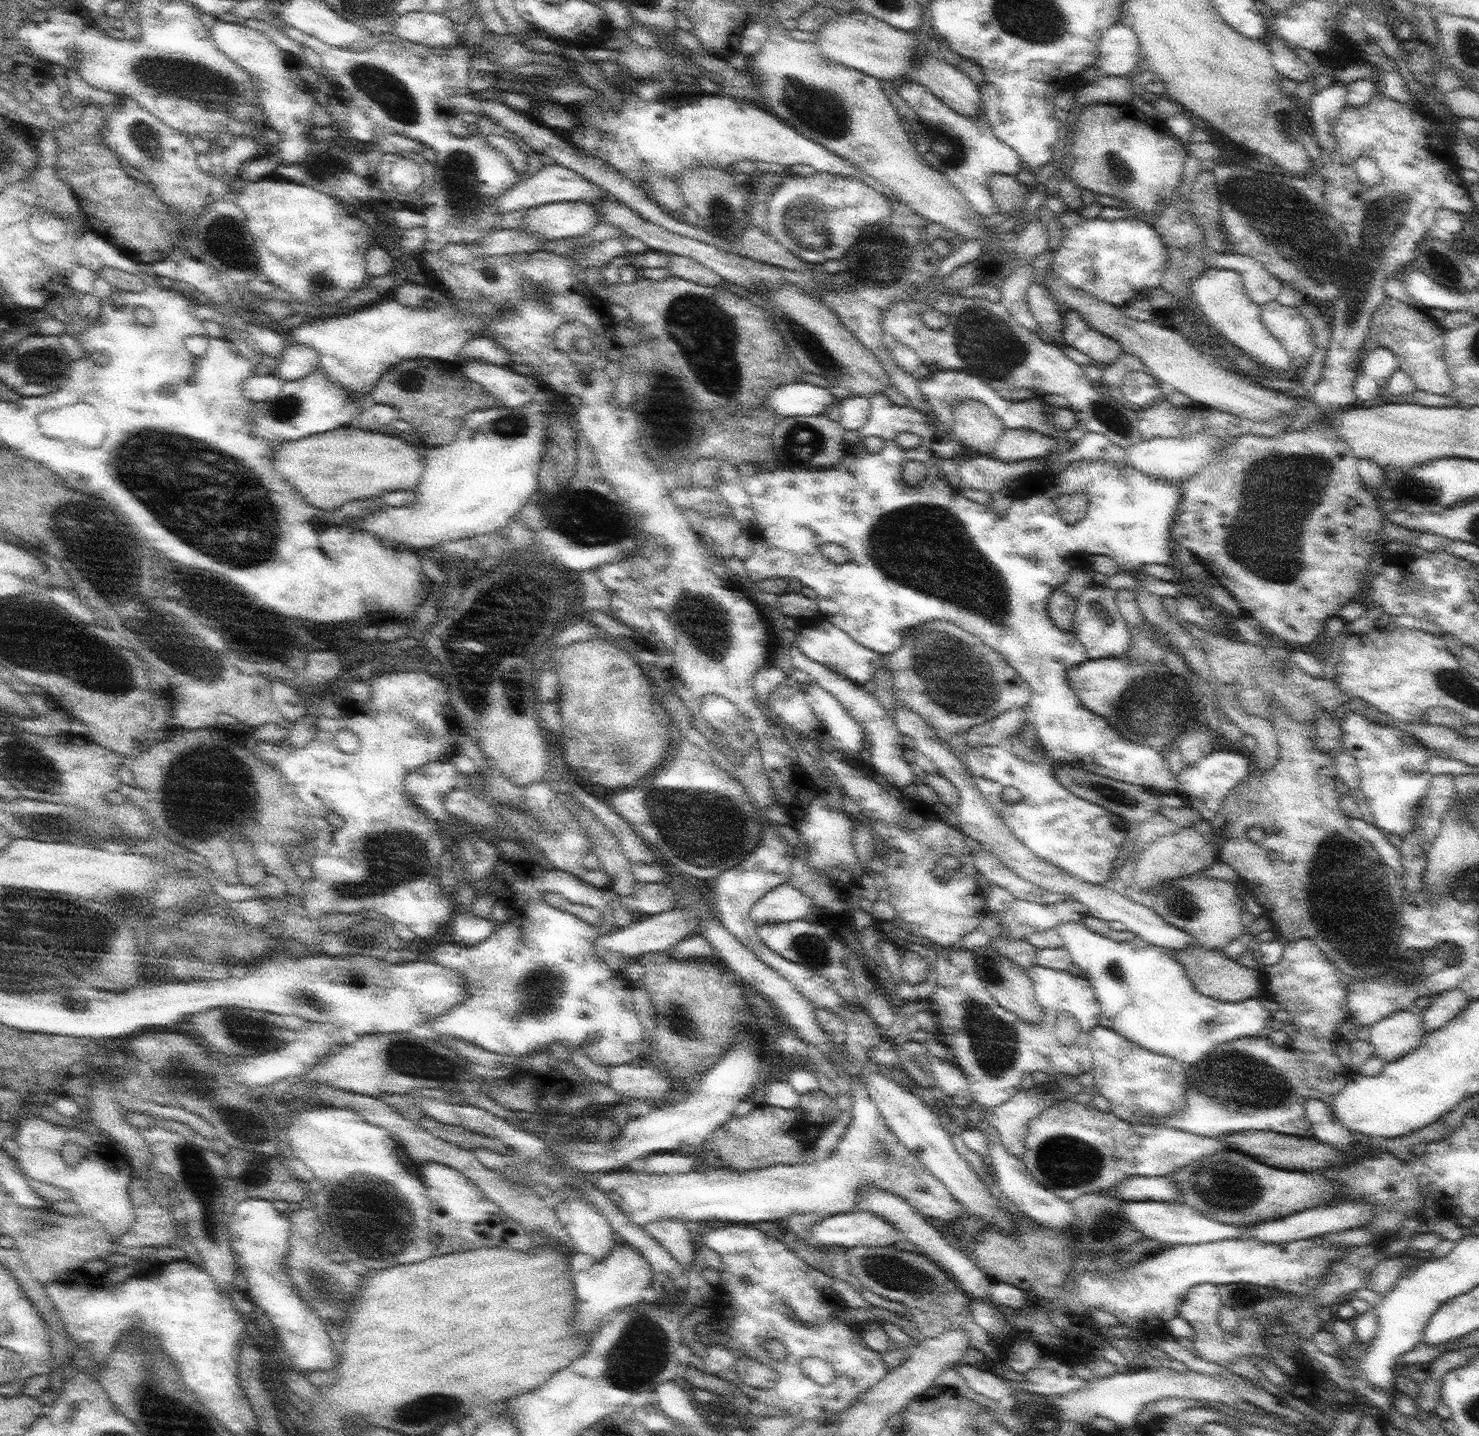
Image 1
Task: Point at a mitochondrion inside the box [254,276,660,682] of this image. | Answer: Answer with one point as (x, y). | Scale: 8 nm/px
(609, 523)

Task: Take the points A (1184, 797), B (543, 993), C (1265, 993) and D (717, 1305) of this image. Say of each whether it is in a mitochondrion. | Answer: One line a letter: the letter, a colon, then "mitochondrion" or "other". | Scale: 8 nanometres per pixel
A: other
B: mitochondrion
C: other
D: other

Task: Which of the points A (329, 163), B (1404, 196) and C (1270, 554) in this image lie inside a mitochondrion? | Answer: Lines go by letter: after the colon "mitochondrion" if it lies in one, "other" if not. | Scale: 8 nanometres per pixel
A: other
B: mitochondrion
C: mitochondrion

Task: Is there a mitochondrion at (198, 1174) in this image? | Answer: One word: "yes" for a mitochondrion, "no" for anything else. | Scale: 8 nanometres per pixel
yes

